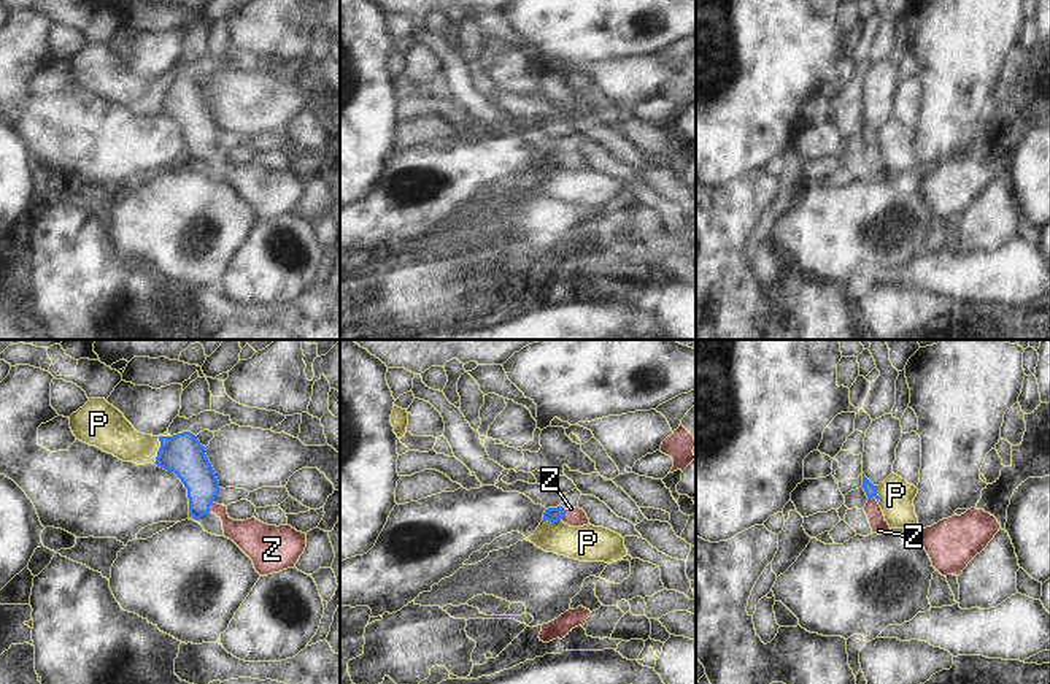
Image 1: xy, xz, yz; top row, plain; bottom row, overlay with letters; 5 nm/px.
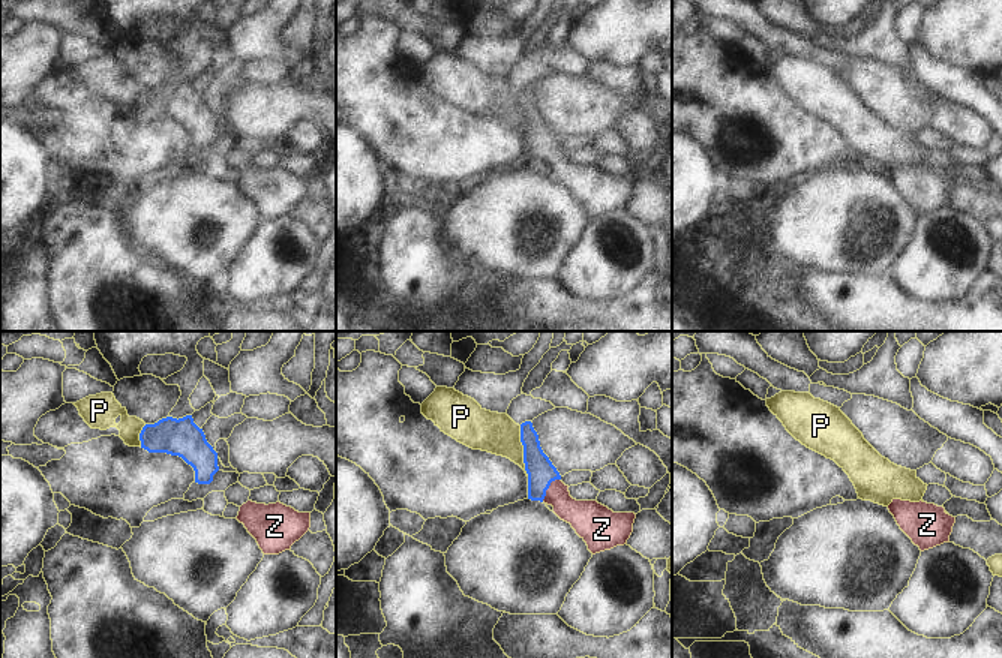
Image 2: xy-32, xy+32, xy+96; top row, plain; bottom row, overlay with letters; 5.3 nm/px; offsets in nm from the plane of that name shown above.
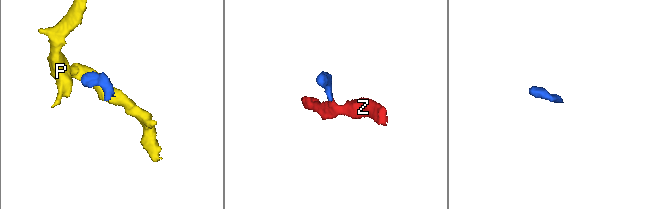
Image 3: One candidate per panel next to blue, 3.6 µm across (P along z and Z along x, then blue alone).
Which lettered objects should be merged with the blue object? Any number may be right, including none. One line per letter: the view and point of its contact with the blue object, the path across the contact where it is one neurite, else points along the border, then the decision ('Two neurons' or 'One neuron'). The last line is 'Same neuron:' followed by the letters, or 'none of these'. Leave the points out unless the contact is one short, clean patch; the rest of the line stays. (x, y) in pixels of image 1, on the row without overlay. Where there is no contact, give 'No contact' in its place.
P: Touches blue at xy (161, 91). Two neurons
Z: Touches blue at yz (876, 142). Path across: yz (871, 135), (876, 142), (872, 154). One neuron
Same neuron: Z

